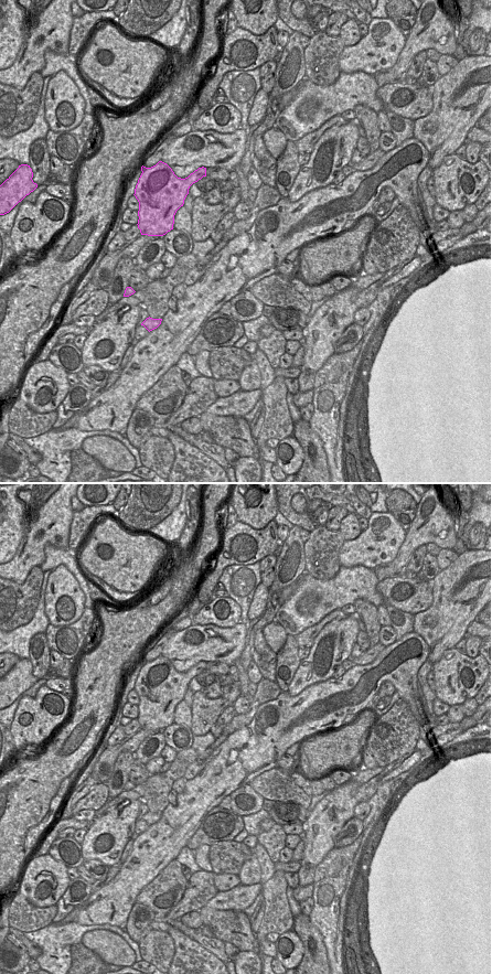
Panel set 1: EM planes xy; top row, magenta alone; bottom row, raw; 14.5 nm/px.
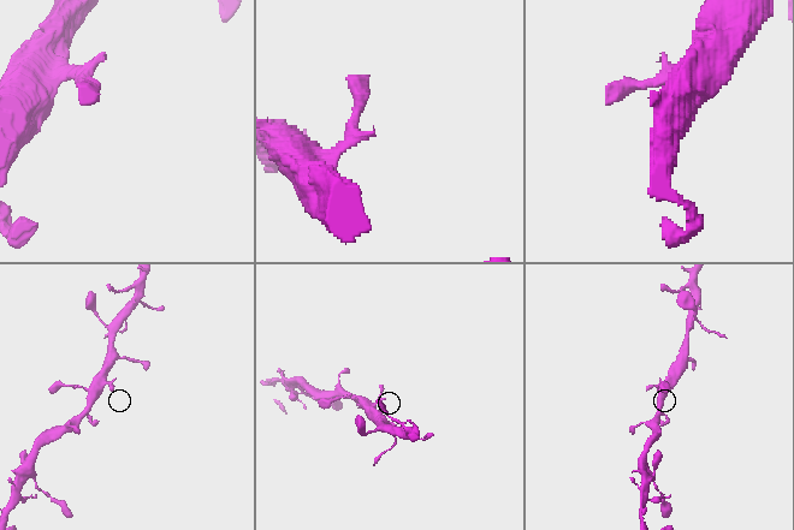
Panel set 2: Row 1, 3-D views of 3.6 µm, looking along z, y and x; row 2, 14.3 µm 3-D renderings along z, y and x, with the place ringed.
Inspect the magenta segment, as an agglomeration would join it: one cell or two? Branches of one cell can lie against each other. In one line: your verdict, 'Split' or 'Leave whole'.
Leave whole

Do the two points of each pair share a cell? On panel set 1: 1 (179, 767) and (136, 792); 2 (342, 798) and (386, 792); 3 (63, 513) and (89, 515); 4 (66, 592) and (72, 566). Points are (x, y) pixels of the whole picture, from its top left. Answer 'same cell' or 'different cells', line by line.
1: different cells
2: different cells
3: different cells
4: different cells

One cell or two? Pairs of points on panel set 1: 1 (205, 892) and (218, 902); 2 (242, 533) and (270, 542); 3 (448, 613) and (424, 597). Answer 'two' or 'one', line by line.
1: two
2: one
3: two

